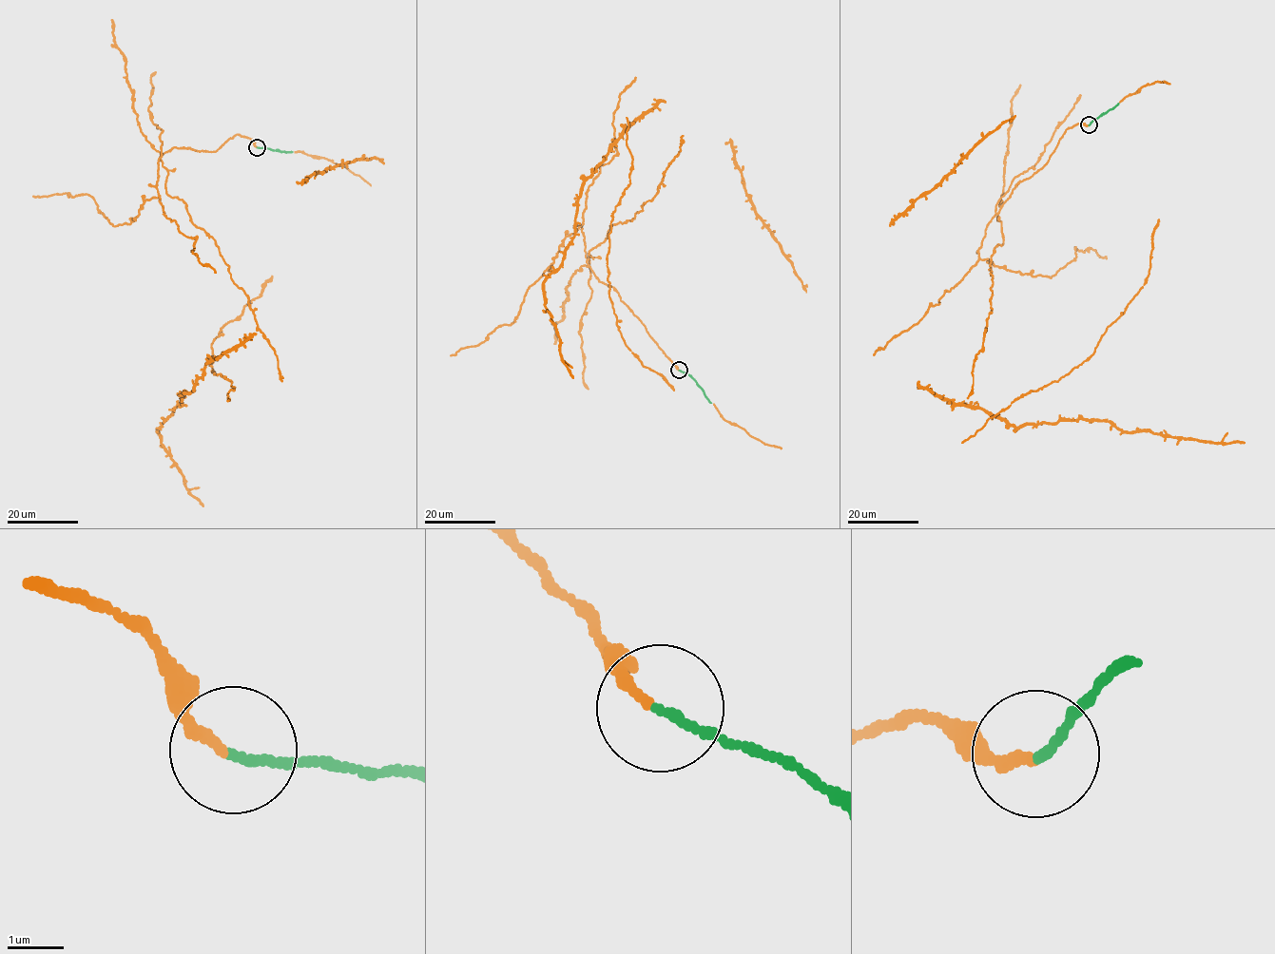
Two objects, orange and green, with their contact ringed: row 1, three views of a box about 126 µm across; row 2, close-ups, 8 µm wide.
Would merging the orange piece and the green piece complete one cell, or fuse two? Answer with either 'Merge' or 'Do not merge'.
Merge

